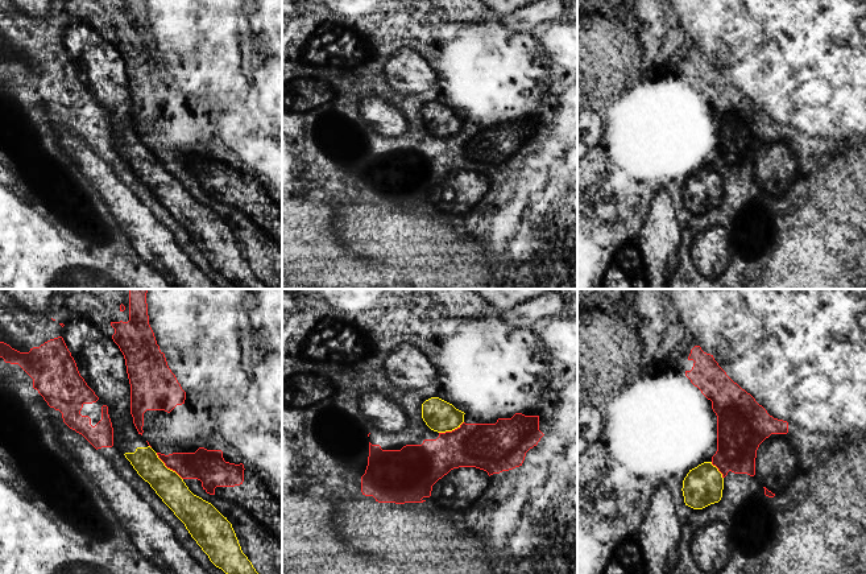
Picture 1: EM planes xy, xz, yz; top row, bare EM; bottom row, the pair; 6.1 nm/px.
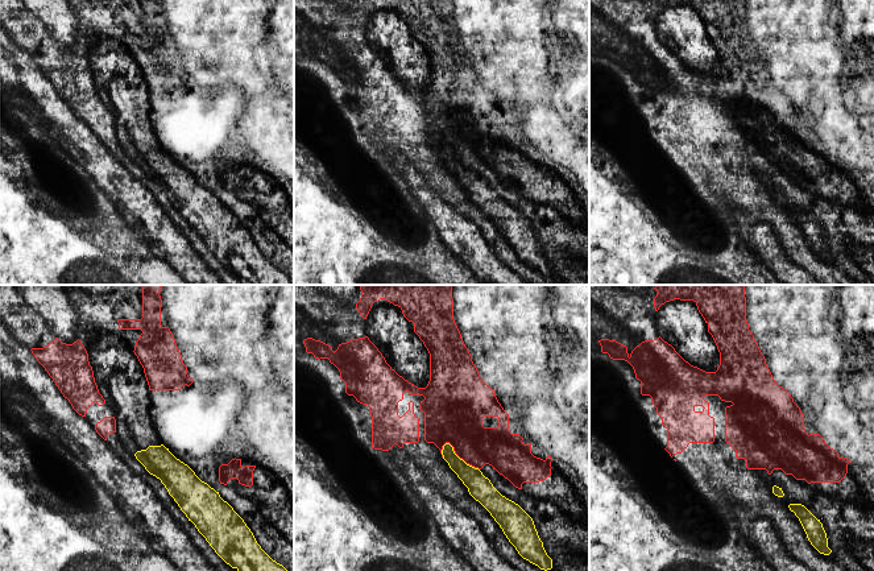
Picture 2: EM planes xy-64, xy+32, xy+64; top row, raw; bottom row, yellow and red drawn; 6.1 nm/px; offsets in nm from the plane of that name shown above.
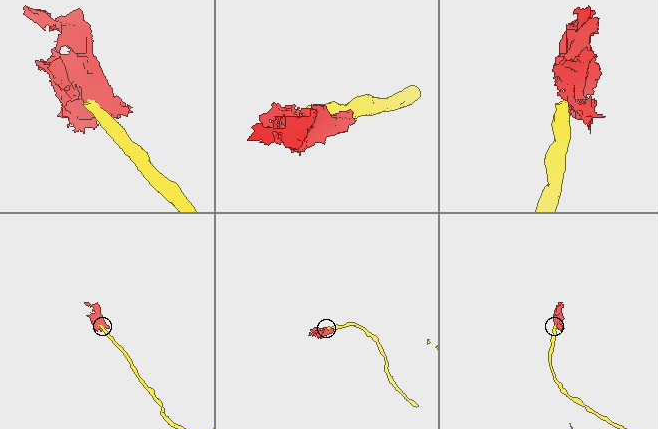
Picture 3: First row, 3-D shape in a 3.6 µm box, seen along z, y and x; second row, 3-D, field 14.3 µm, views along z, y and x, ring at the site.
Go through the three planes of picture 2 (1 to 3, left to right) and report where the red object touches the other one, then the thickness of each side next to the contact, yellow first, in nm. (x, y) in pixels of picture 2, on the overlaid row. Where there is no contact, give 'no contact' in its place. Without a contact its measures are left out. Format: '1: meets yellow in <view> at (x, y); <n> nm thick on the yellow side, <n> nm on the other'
1: no contact
2: meets yellow in xy+32 at (458, 456); 150 nm thick on the yellow side, 340 nm on the other
3: no contact

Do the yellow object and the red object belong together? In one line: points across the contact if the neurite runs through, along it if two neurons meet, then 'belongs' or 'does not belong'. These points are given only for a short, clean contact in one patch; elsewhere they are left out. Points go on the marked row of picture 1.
along xy (156, 453), (182, 479) | does not belong

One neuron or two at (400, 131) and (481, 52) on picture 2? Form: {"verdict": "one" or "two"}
{"verdict": "two"}

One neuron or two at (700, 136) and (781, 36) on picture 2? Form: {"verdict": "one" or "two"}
{"verdict": "two"}

